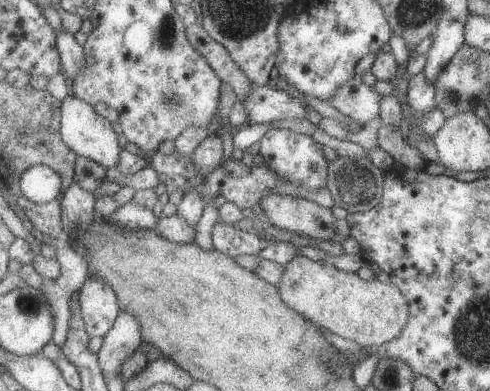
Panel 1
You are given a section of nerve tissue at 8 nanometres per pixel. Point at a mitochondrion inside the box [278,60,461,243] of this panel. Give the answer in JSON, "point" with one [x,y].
{"point":[361,188]}

